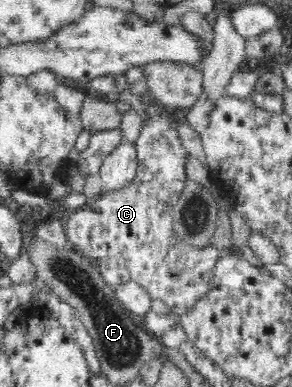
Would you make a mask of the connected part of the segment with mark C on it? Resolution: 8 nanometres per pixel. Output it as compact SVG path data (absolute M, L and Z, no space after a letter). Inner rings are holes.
M148 91L142 94L141 102L149 117L142 122L141 132L134 142L139 159L135 180L123 190L101 194L80 209L72 211L66 221L64 232L67 243L91 260L97 261L104 257L122 257L127 269L129 269L132 281L143 286L149 292L152 300L165 302L172 313L181 316L188 311L193 311L199 300L207 297L207 294L212 290L214 269L221 250L212 243L205 248L198 249L182 240L173 228L172 209L187 179L184 169L187 152L181 145L175 124L176 120L170 110L159 109L155 105L155 99L150 96Z

